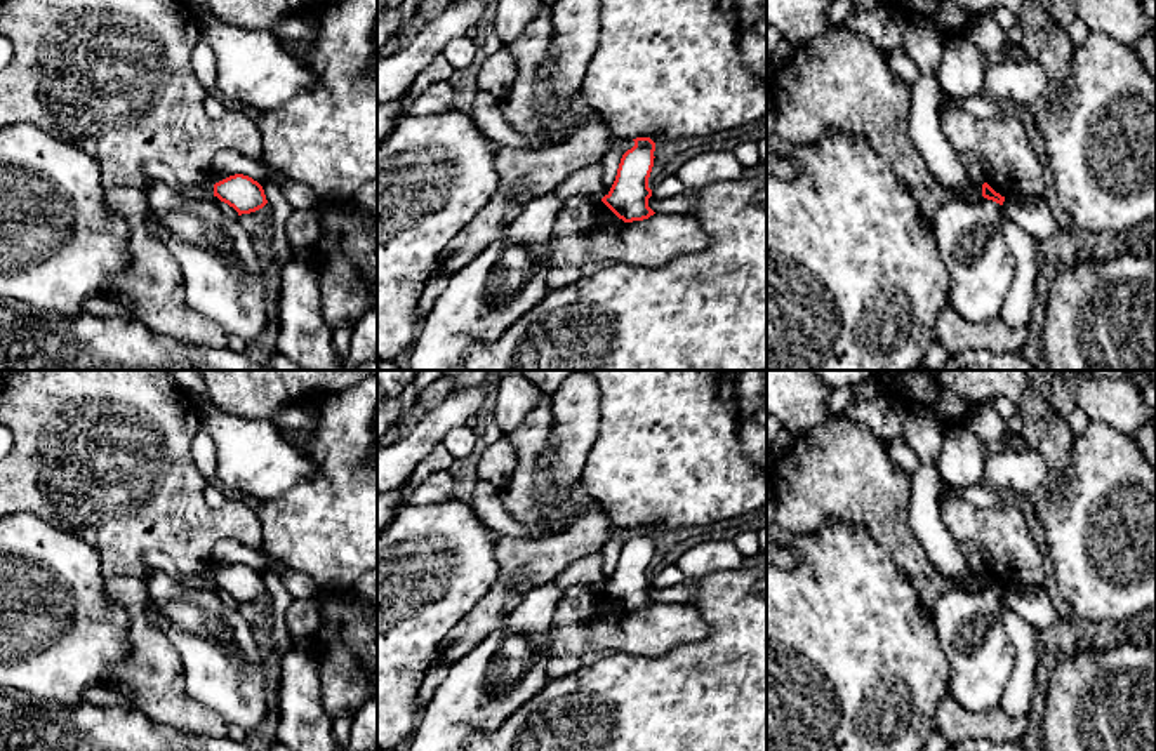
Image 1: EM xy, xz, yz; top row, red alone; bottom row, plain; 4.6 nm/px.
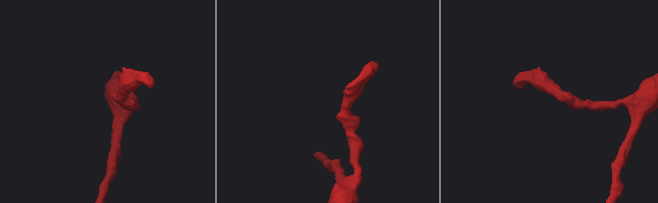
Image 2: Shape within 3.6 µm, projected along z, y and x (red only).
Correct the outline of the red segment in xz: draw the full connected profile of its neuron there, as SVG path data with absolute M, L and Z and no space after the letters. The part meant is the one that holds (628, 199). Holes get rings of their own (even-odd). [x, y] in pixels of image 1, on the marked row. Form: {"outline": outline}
{"outline": "M636 137L633 141L634 146L628 150L621 158L610 191L601 198L601 202L624 223L643 221L655 214L648 207L648 198L652 196L648 177L654 167L655 143L650 137Z"}

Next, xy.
{"outline": "M243 174L216 183L214 196L233 207L238 216L256 212L268 203L262 186Z"}

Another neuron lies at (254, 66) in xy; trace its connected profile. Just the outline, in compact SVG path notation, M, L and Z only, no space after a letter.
M210 14L200 21L200 35L216 52L214 94L223 99L271 111L318 82L301 54L271 30L231 26Z

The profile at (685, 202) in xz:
M685 188L680 195L666 198L666 200L659 200L655 196L650 196L648 207L655 214L692 216L695 212L695 188Z

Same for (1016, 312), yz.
M1010 219L1003 221L1003 236L1015 259L1015 276L1000 318L1005 325L1017 329L1026 327L1031 318L1034 283L1041 259L1038 238Z

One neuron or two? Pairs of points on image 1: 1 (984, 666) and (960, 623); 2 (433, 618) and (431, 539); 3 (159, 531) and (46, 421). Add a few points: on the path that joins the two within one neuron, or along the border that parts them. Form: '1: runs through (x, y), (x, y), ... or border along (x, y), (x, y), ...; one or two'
1: runs through (981, 656), (970, 633); one
2: runs through (437, 598), (431, 593), (431, 558); one
3: runs through (131, 506), (127, 498), (75, 445); one

